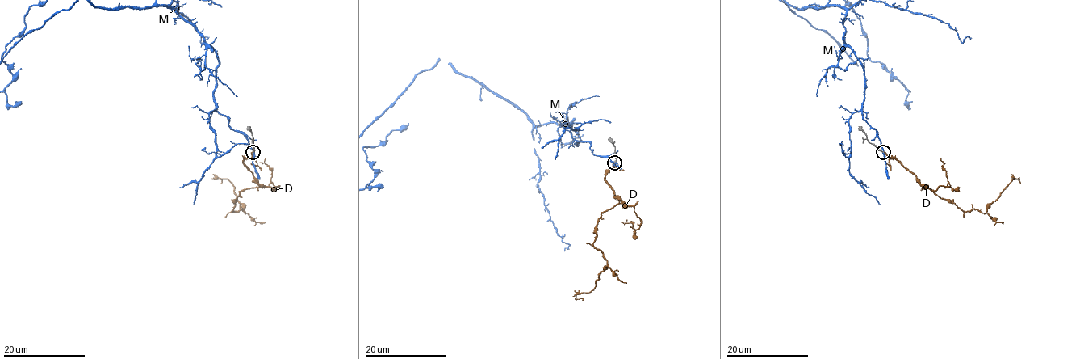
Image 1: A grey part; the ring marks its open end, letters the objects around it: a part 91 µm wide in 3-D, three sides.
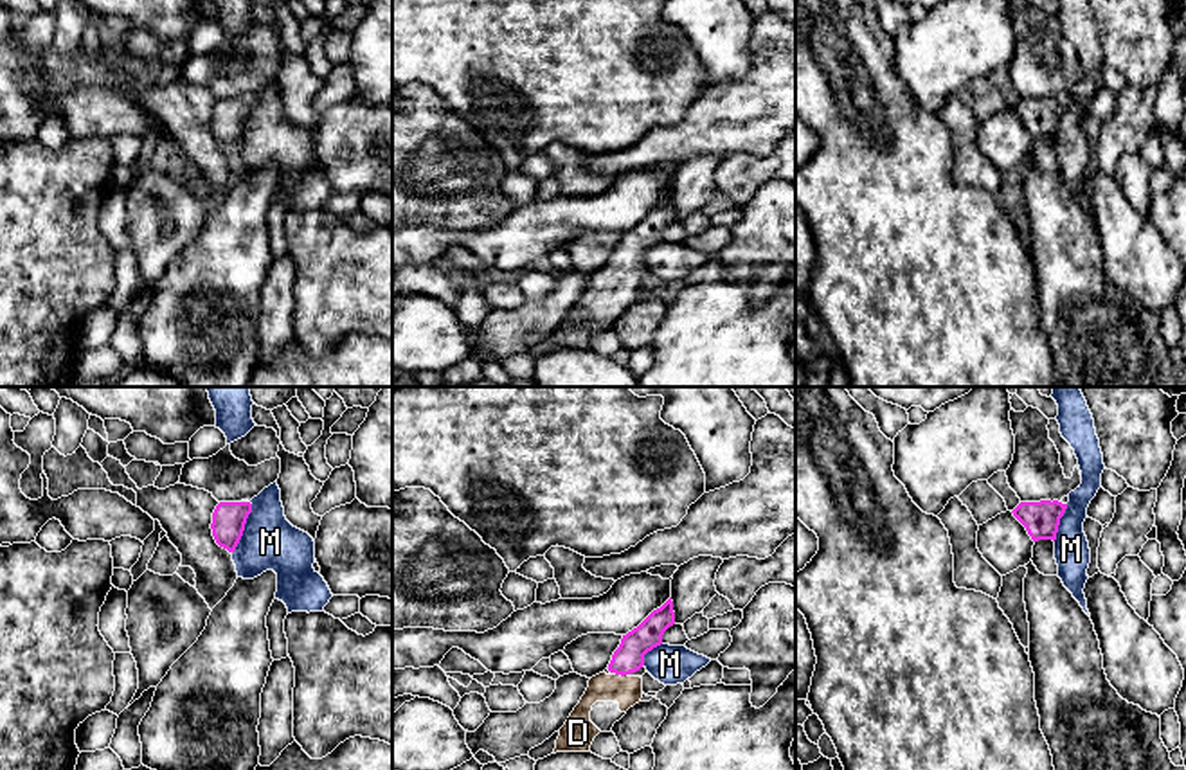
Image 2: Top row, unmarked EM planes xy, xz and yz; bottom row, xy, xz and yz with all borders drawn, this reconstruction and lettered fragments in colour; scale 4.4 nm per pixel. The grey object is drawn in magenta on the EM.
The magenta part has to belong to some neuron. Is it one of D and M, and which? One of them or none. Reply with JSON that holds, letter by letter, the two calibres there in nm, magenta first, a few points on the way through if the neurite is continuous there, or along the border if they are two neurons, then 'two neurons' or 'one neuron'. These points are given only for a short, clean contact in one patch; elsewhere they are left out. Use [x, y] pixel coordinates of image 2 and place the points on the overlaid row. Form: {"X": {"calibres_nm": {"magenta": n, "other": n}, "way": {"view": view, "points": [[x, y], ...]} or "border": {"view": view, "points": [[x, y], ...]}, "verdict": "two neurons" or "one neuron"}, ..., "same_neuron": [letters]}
{"D": {"calibres_nm": {"magenta": 140, "other": 140}, "way": {"view": "xz", "points": [[628, 657], [621, 664], [621, 675], [621, 686], [627, 691]]}, "verdict": "one neuron"}, "M": {"calibres_nm": {"magenta": 150, "other": 240}, "border": {"view": "xy", "points": [[251, 502], [243, 535], [233, 553]]}, "verdict": "two neurons"}, "same_neuron": ["D"]}

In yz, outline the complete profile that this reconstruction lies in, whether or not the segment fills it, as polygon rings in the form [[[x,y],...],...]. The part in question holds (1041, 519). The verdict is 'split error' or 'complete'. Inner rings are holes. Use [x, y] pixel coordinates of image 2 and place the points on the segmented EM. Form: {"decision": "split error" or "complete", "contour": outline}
{"decision": "complete", "contour": [[[1058,500],[1020,502],[1011,513],[1026,527],[1033,542],[1056,540],[1060,518],[1067,504]]]}

